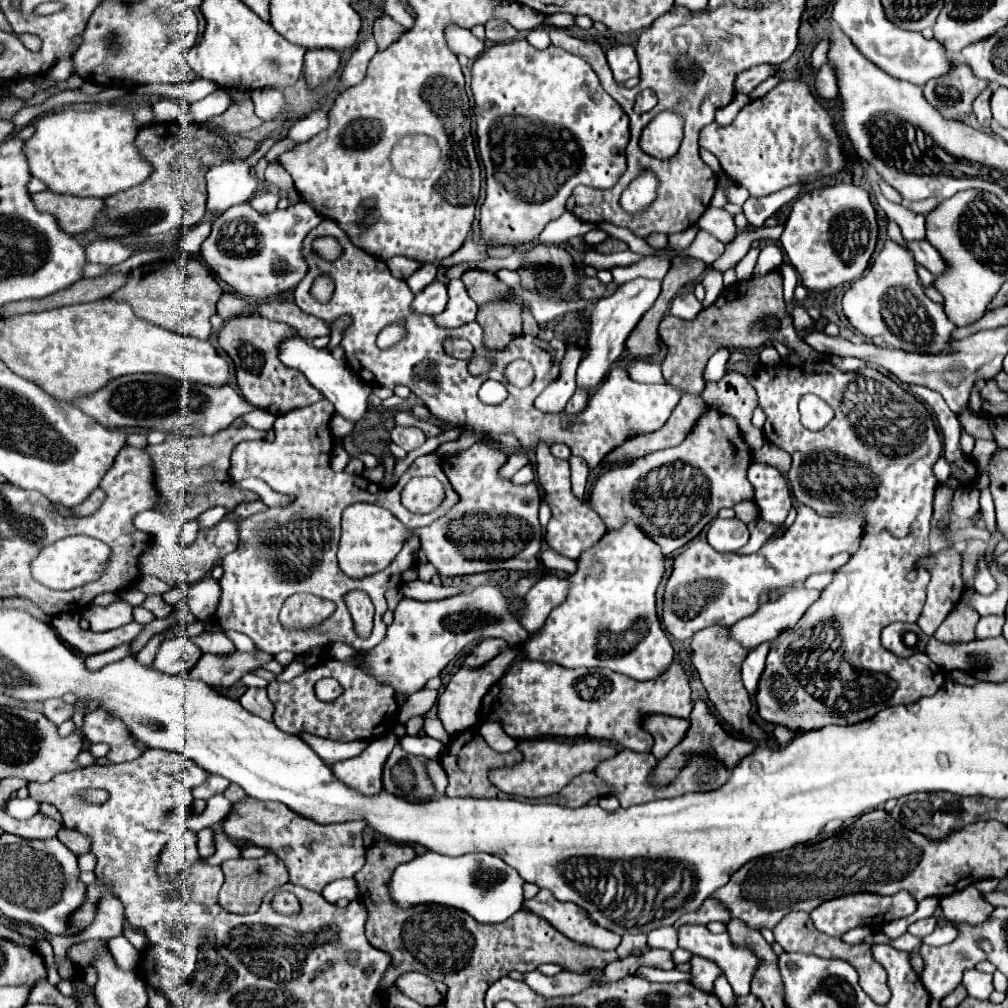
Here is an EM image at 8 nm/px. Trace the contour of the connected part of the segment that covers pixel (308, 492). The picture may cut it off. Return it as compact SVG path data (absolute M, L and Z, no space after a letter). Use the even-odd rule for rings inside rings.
M322 399L318 403L312 403L308 407L300 407L300 409L292 409L290 413L286 415L280 415L274 423L276 427L276 437L274 441L244 441L244 443L238 443L238 447L234 447L234 450L230 457L230 469L229 475L234 482L242 481L242 470L250 472L253 477L260 477L264 483L268 483L274 491L278 493L290 493L290 495L296 495L296 501L292 503L292 507L288 509L268 509L266 513L258 513L254 517L248 517L246 521L242 521L242 533L240 533L240 545L238 549L234 551L234 555L226 555L220 565L224 569L224 575L220 579L220 587L222 587L222 597L220 597L220 605L214 613L214 621L222 627L222 629L234 629L234 631L240 631L244 635L248 635L254 645L262 651L292 651L292 653L310 653L312 649L316 647L328 647L336 641L342 641L354 649L366 649L366 647L374 647L376 643L380 643L380 639L386 635L386 625L382 621L382 615L386 613L388 605L386 605L386 597L384 593L390 589L390 587L402 587L402 573L406 569L412 569L416 565L416 557L414 553L420 549L420 541L416 537L408 539L406 547L402 549L402 553L398 553L398 557L380 573L374 573L370 577L364 577L364 579L352 579L352 577L346 577L342 573L342 569L338 567L338 561L336 561L336 547L338 547L338 537L340 537L340 515L342 511L348 507L348 505L354 505L354 503L374 503L374 505L382 505L384 509L392 509L392 515L398 517L408 529L414 529L414 527L424 527L424 525L430 525L434 523L434 519L440 519L442 515L446 515L454 503L458 503L458 493L452 489L450 481L446 479L444 471L442 471L442 465L440 465L440 457L430 453L430 455L422 455L418 457L410 469L402 475L402 479L390 487L390 489L384 489L376 483L370 483L366 481L364 477L360 475L348 475L348 473L336 473L330 469L330 451L332 451L332 445L334 445L334 439L332 439L332 433L328 429L328 421L332 419L334 415L334 407L330 405L330 401ZM420 475L432 475L436 479L442 479L444 487L446 487L446 501L442 503L442 509L438 509L442 515L438 513L432 513L428 517L414 517L414 513L410 513L408 509L404 509L400 505L400 491L402 487L412 479L412 477L420 477ZM350 591L364 591L372 603L374 603L374 629L372 629L372 635L368 639L360 639L356 637L354 633L354 625L352 625L352 617L350 617L350 611L344 603L344 595L350 593ZM294 593L314 593L318 597L324 597L324 599L330 599L336 603L336 613L326 619L322 623L320 629L312 629L312 631L300 631L300 629L286 629L280 619L278 619L278 613L280 613L280 607L282 603L294 595Z

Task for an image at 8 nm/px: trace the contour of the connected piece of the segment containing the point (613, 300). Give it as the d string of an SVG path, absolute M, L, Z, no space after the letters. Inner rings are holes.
M634 279L634 281L620 285L620 289L612 297L600 299L594 305L594 309L590 313L590 337L588 337L590 351L578 365L578 373L576 373L578 387L594 391L604 381L604 377L610 371L610 367L614 365L614 361L618 361L618 357L624 349L624 341L628 339L628 335L632 333L636 323L642 319L642 315L654 305L658 295L660 295L660 281Z

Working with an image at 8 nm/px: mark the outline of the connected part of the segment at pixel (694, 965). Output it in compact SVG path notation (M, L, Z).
M698 955L690 957L690 981L696 989L706 991L706 993L714 993L714 981L722 975L722 969L708 959L702 959Z

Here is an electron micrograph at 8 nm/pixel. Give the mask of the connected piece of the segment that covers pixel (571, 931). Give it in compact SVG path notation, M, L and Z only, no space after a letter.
M540 889L536 897L532 897L530 901L524 901L524 907L530 909L532 913L540 913L540 917L550 921L554 929L558 929L572 941L578 941L602 951L610 951L620 945L620 935L600 927L596 921L590 919L590 915L582 907L554 899L550 889Z

